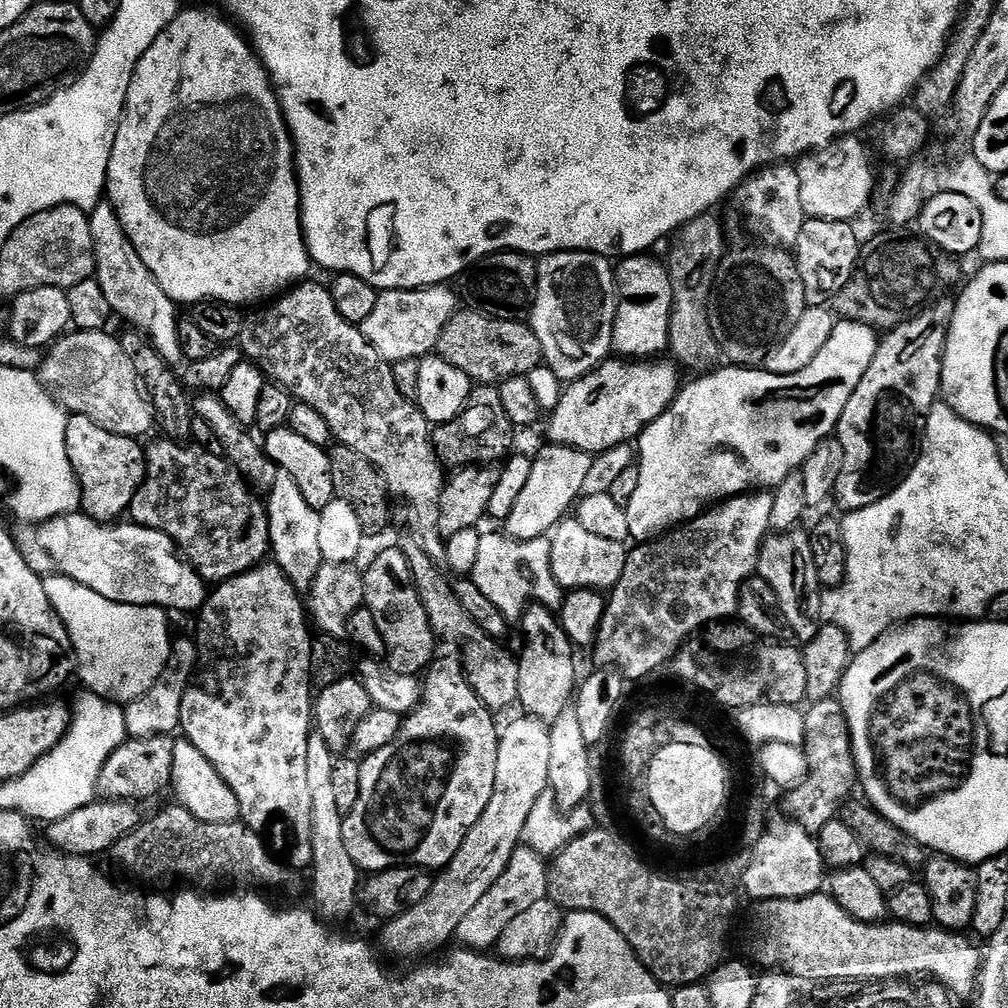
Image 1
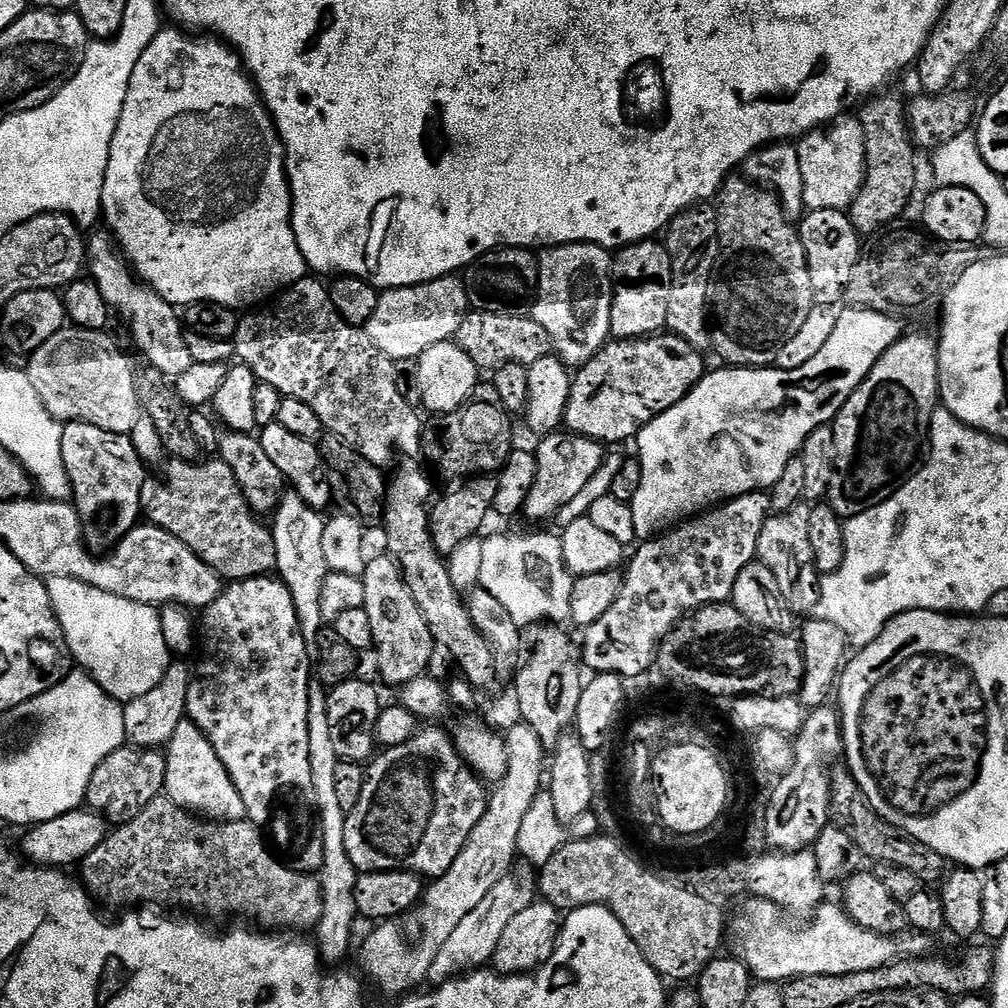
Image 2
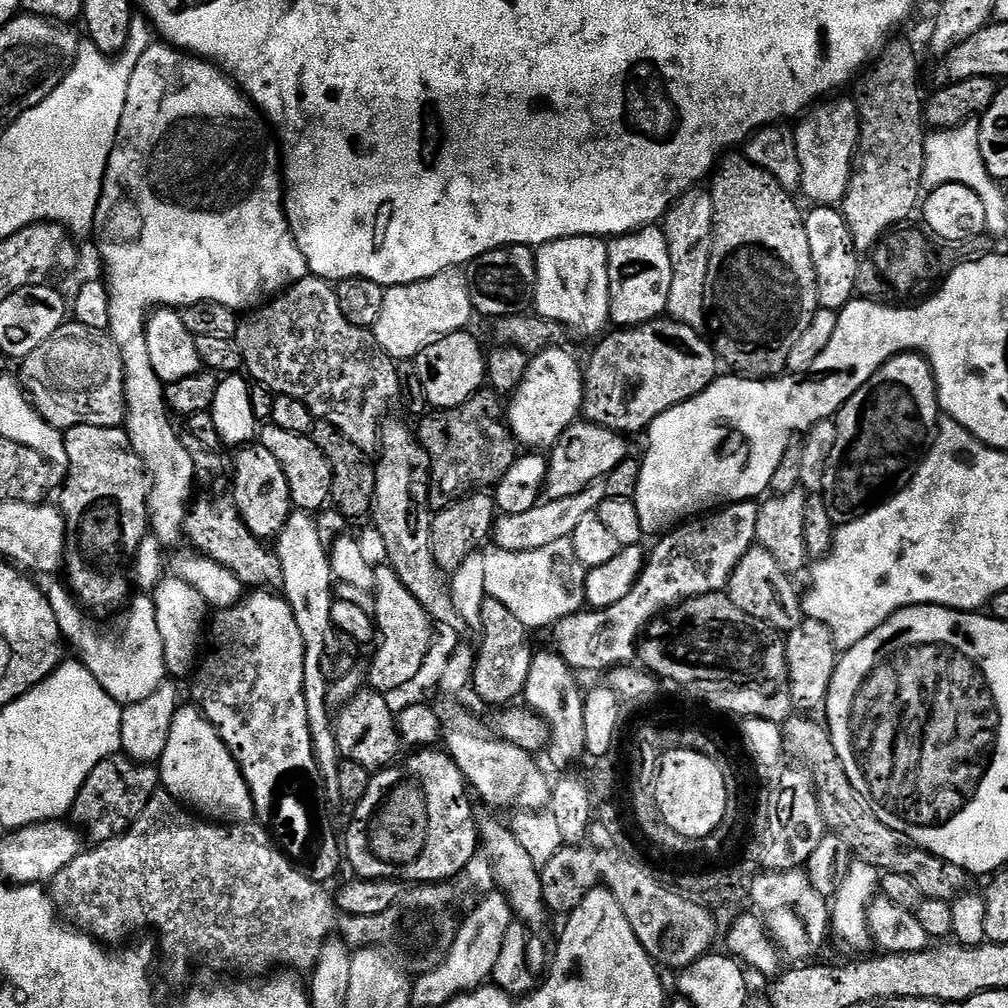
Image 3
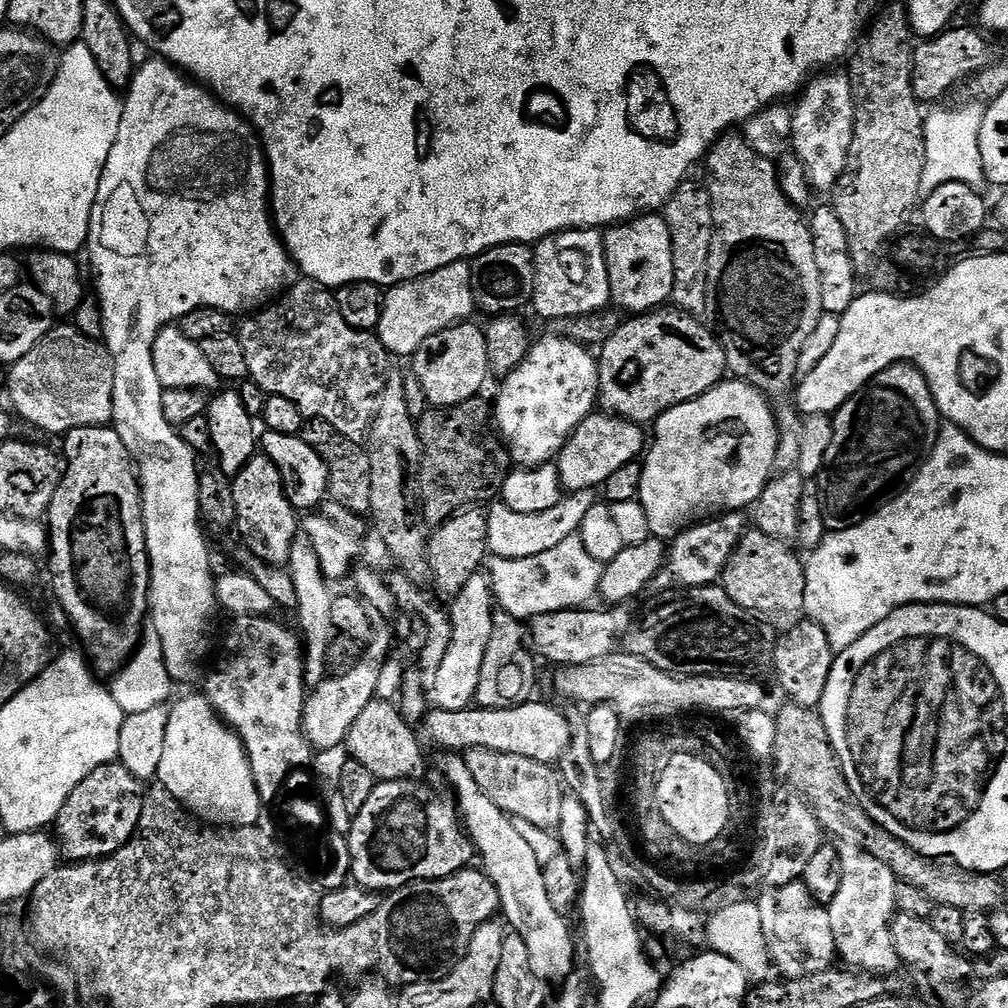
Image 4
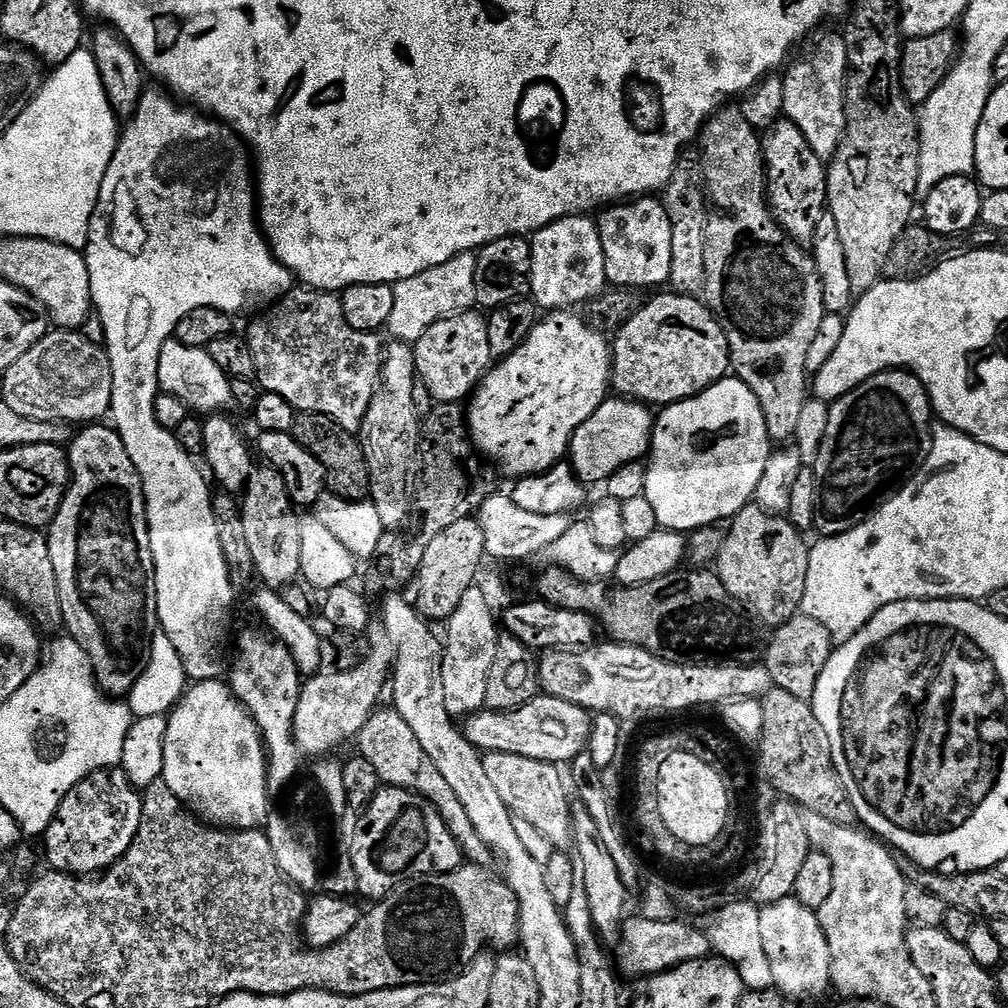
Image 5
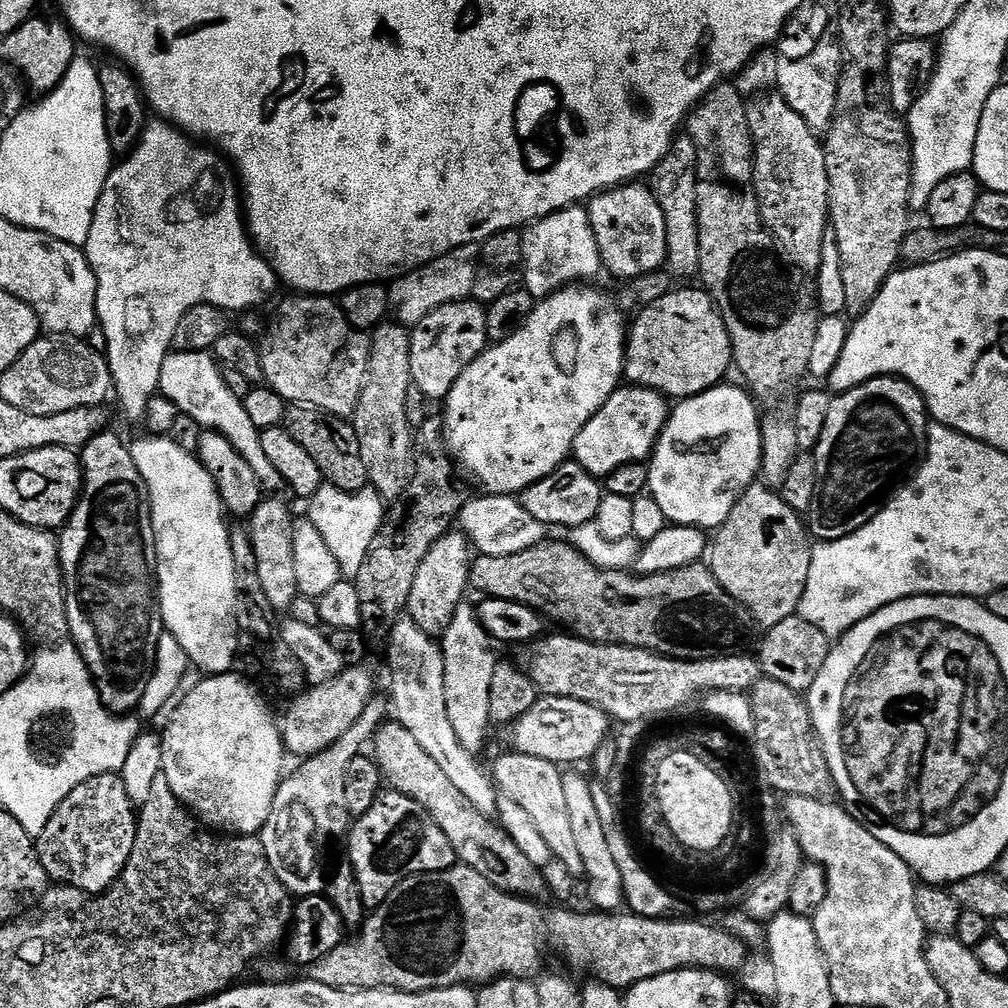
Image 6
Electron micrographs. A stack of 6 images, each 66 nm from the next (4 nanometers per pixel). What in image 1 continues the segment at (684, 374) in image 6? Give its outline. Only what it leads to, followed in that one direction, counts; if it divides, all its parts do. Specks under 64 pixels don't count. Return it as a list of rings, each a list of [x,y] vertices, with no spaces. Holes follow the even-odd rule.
[[[609,358],[598,365],[593,372],[571,381],[561,391],[558,406],[551,409],[548,420],[548,440],[553,444],[564,444],[589,454],[599,454],[619,444],[635,441],[644,429],[666,411],[682,387],[681,369],[668,358]]]

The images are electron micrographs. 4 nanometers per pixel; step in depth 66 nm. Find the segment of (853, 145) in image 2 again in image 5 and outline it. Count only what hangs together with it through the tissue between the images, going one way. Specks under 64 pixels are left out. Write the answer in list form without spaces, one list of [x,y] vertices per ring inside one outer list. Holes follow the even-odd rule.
[[[844,50],[840,52],[816,52],[813,56],[808,56],[805,60],[800,60],[789,72],[783,73],[784,78],[784,116],[798,130],[802,130],[802,138],[818,154],[822,161],[831,161],[832,156],[838,150],[838,146],[844,137],[846,130],[846,82],[848,81],[848,53]]]

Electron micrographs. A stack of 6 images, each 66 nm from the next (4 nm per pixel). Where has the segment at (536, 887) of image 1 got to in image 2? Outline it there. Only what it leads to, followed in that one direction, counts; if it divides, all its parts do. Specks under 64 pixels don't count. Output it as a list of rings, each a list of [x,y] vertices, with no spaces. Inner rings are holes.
[[[516,874],[504,876],[502,882],[497,882],[488,891],[486,898],[482,898],[482,903],[455,928],[454,934],[450,934],[446,946],[442,946],[438,958],[434,958],[434,966],[430,966],[428,980],[439,986],[461,974],[491,965],[492,955],[506,931],[506,925],[512,921],[514,914],[526,910],[526,906],[533,903],[532,888],[526,881],[519,880]]]

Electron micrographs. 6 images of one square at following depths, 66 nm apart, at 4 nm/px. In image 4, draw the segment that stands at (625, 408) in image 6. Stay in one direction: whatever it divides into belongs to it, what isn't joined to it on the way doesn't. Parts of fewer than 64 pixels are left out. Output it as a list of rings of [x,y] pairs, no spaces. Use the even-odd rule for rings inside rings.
[[[607,414],[587,416],[572,431],[571,438],[559,454],[558,467],[560,469],[560,483],[572,494],[599,489],[606,482],[606,478],[610,478],[610,474],[615,474],[619,468],[626,466],[631,460],[637,459],[645,451],[646,436],[644,440],[644,432],[645,429],[641,425],[631,424],[629,420],[622,420],[618,416],[609,416]]]

